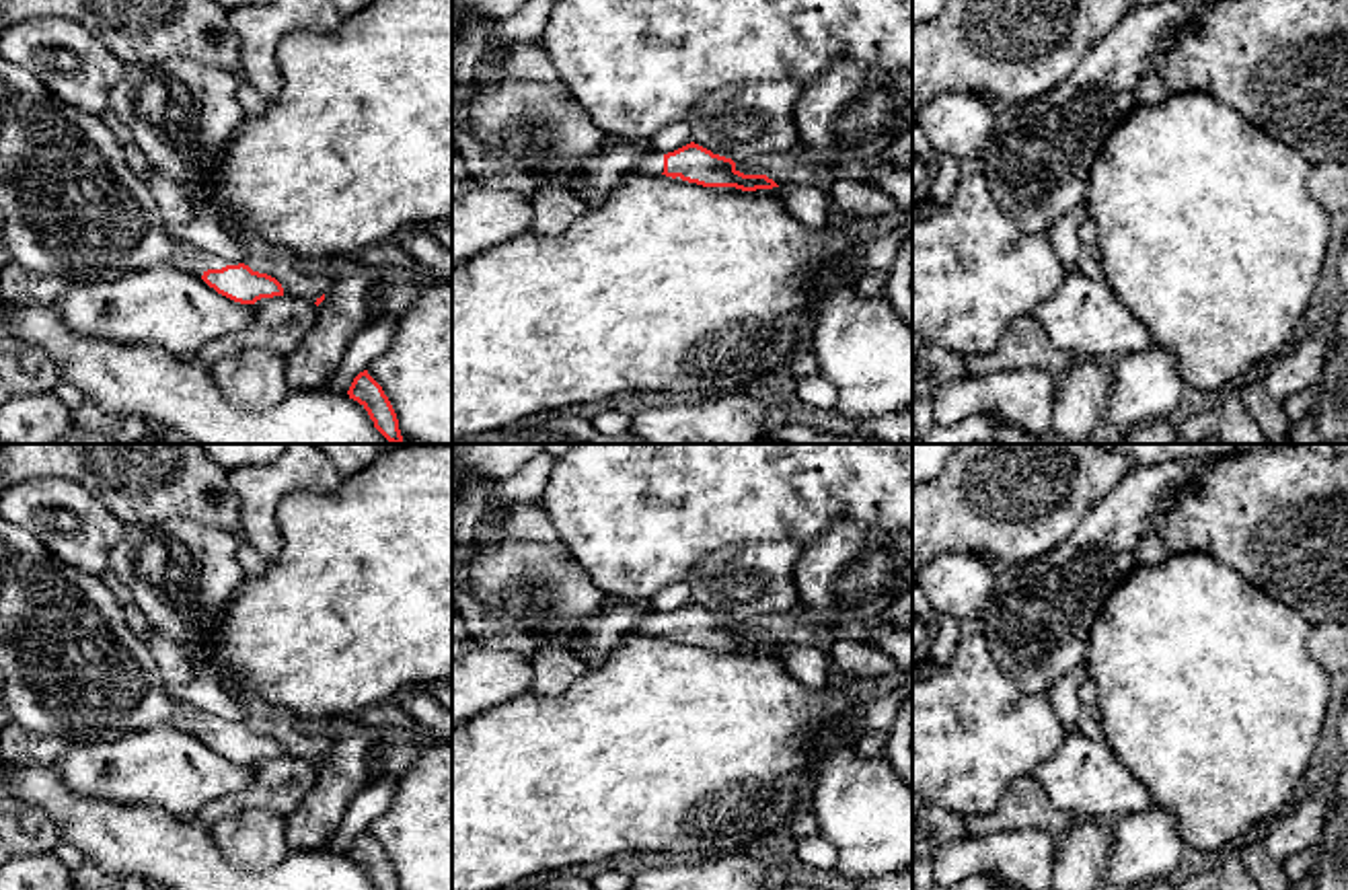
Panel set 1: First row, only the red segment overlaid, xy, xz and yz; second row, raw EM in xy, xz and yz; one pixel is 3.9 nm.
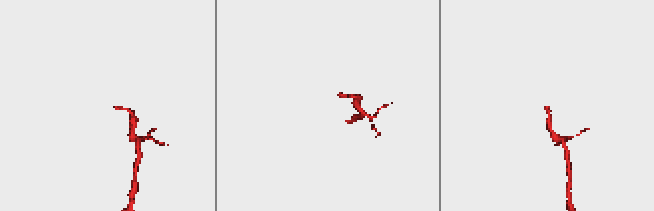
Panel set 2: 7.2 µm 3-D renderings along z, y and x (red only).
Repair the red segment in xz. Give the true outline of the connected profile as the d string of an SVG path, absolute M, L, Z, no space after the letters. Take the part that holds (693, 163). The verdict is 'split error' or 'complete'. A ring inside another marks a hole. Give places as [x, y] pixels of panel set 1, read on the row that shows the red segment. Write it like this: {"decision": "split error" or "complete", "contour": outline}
{"decision": "split error", "contour": "M690 142L674 152L649 152L637 166L637 173L680 177L682 181L703 187L736 187L742 191L779 187L766 175L744 175L732 158L713 154L711 150Z"}

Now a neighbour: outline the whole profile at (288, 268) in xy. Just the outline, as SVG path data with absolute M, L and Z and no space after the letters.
M240 226L232 236L245 249L245 265L253 271L275 277L286 296L316 302L331 286L331 280L308 271L308 257L284 247L269 245L251 226Z

